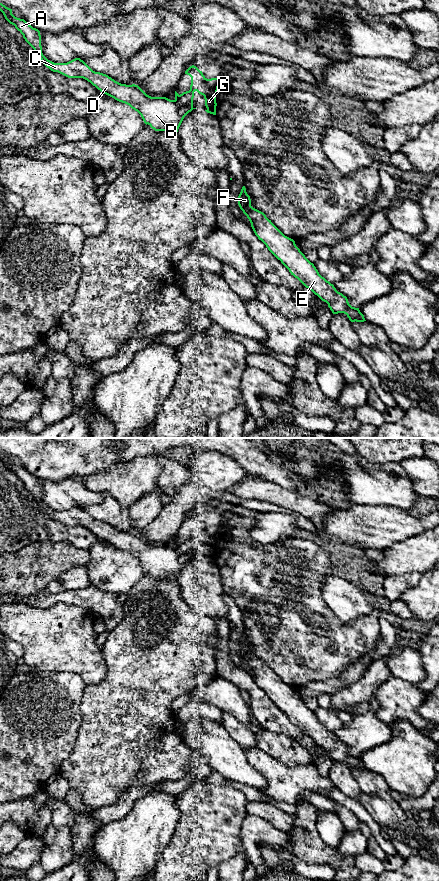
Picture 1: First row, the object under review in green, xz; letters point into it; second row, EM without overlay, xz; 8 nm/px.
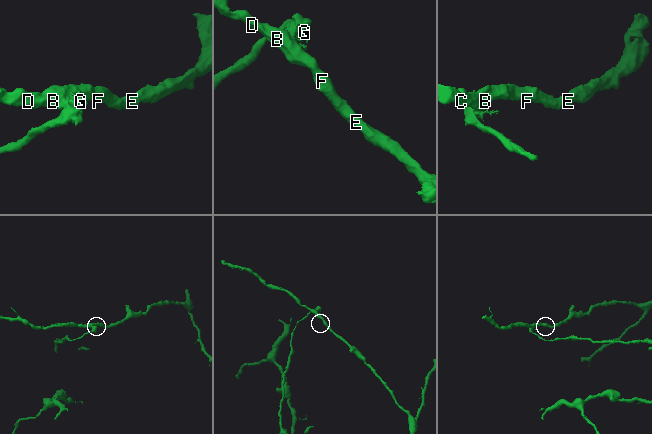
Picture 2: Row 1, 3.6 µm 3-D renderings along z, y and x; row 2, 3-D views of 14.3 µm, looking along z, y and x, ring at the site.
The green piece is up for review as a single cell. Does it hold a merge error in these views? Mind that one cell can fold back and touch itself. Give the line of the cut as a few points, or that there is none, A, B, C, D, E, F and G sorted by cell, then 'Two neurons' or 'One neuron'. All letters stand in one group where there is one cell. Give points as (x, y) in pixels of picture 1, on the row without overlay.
Split along xz (173, 548), (184, 564). Groups: A B C D E F / G. Two neurons

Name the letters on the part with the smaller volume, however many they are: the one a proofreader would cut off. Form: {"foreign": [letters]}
{"foreign": ["G"]}

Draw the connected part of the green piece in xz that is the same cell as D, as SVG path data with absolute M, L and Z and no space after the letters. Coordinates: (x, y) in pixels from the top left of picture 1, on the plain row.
M0 451L0 459L5 467L23 483L25 489L34 497L42 511L53 520L68 526L83 526L102 541L129 553L137 559L144 571L155 579L178 577L184 567L174 548L166 545L151 545L138 533L121 532L106 522L93 519L83 508L75 506L67 511L54 511L42 501L40 479L24 467L15 465L12 457Z

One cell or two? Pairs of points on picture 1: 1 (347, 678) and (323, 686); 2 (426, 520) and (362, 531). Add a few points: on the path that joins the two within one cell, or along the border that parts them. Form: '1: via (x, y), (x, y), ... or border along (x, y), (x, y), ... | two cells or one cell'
1: via (341, 682), (329, 686) | one cell
2: via (410, 525), (385, 525), (378, 527) | one cell

